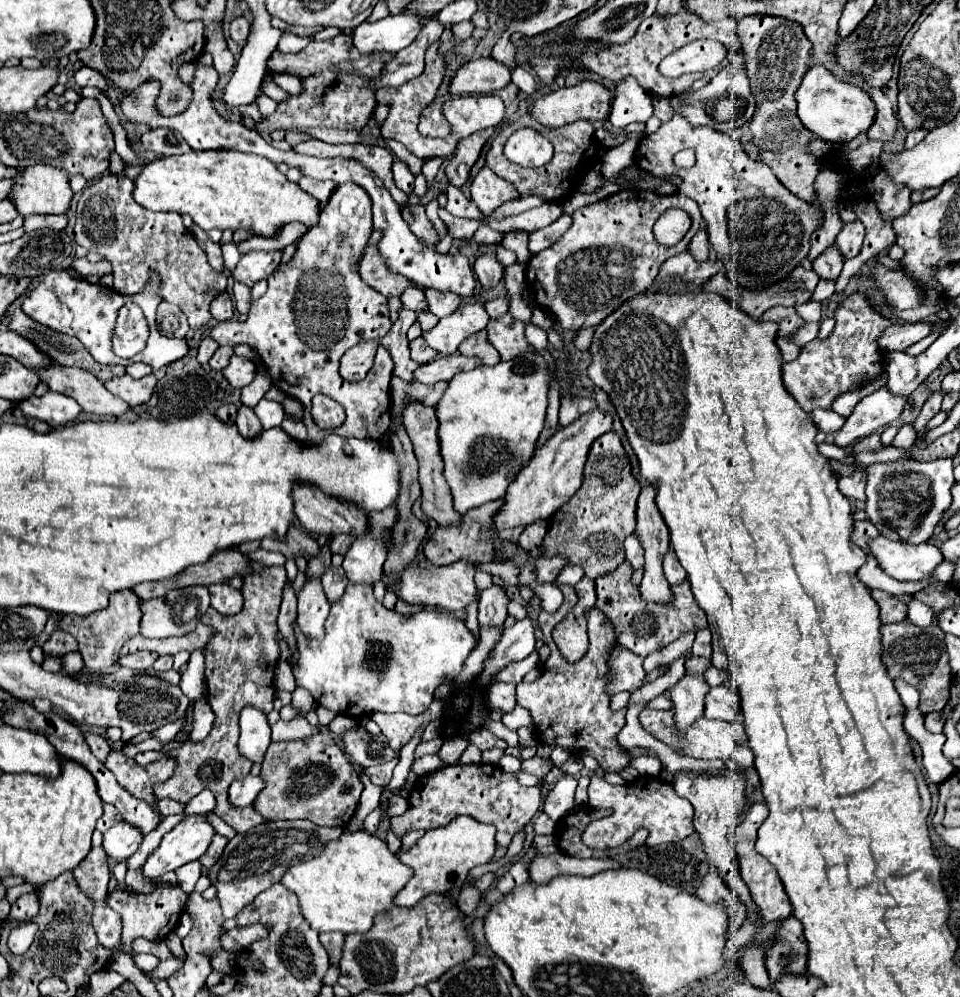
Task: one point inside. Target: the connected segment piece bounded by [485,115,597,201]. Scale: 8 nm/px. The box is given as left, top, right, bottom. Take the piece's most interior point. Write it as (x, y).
(575, 147)

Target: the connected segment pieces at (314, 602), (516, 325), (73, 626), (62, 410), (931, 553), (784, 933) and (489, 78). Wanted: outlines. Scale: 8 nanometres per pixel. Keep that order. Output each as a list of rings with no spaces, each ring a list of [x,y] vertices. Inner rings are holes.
[[[307,577],[299,593],[299,615],[297,623],[301,631],[309,637],[323,637],[323,623],[329,615],[329,601],[323,593],[319,579]]]
[[[503,315],[499,319],[491,319],[487,325],[489,343],[499,351],[503,361],[511,361],[521,357],[527,351],[533,351],[529,341],[525,339],[525,323],[515,319],[513,315]]]
[[[123,589],[123,591],[111,595],[111,603],[105,611],[97,611],[87,617],[61,615],[61,619],[57,621],[57,627],[61,631],[71,633],[77,639],[79,653],[85,661],[85,667],[89,667],[93,671],[105,671],[105,669],[111,669],[113,665],[117,665],[119,649],[123,647],[123,643],[139,633],[139,619],[141,619],[139,601],[141,599],[131,589]]]
[[[47,391],[43,397],[33,395],[25,401],[21,401],[19,407],[23,409],[25,415],[45,421],[51,427],[67,425],[81,413],[77,401],[71,401],[71,397],[61,395],[61,393],[53,393],[53,391]]]
[[[877,537],[875,541],[871,541],[871,555],[877,559],[877,565],[897,581],[929,581],[933,569],[943,561],[941,551],[931,543],[911,545],[903,541],[891,541],[885,537]]]
[[[795,917],[781,921],[765,957],[771,981],[783,973],[801,975],[807,969],[807,943],[803,939],[803,925]]]
[[[493,57],[469,61],[457,71],[451,81],[455,95],[483,95],[507,87],[511,82],[511,67],[495,61]]]

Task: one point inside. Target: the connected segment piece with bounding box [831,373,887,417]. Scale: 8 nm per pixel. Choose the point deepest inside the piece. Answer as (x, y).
(844, 404)

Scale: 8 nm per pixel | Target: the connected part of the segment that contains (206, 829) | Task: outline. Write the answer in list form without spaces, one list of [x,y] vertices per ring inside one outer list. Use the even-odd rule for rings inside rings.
[[[189,815],[175,825],[161,841],[161,845],[149,855],[143,865],[143,873],[149,879],[157,879],[167,871],[175,871],[181,865],[199,859],[215,835],[215,829],[207,821],[207,815]]]

